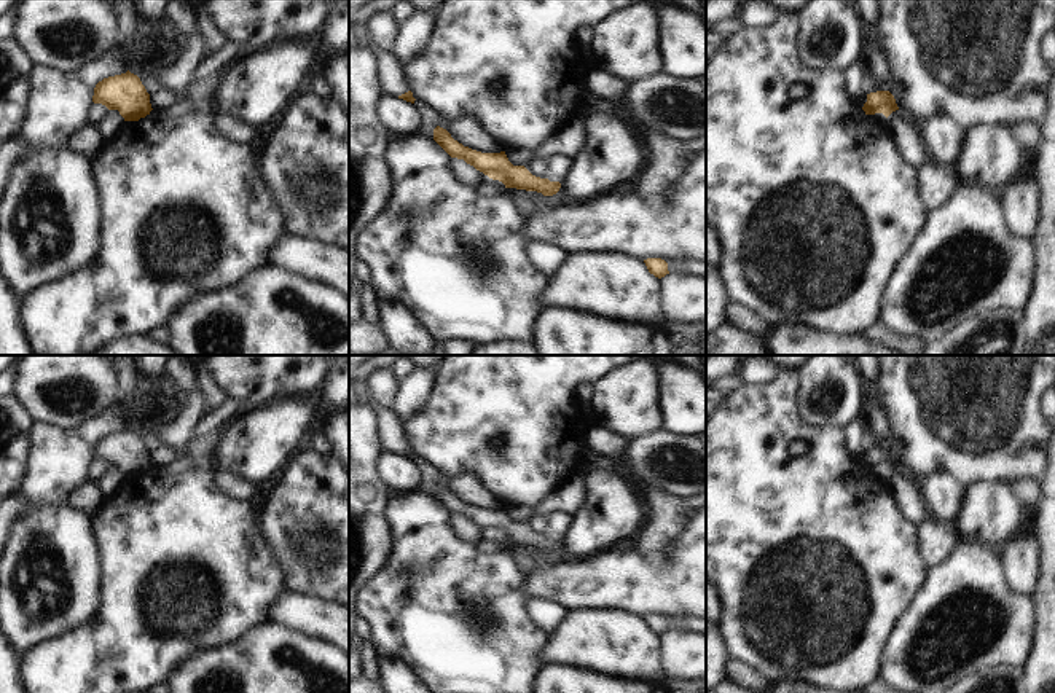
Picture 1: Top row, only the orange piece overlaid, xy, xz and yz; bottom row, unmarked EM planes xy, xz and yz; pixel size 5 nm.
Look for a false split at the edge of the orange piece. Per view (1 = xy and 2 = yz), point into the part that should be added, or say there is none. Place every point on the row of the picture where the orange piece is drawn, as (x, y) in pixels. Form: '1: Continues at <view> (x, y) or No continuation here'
1: No continuation here
2: No continuation here.

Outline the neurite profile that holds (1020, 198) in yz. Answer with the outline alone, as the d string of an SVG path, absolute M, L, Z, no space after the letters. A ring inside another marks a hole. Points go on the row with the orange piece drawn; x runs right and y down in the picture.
M1025 174L999 194L1009 231L1017 237L1033 239L1039 226L1039 185L1036 178Z

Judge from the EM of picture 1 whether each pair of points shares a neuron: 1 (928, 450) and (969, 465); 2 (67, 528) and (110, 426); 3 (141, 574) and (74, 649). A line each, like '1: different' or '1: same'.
1: same
2: different
3: same

